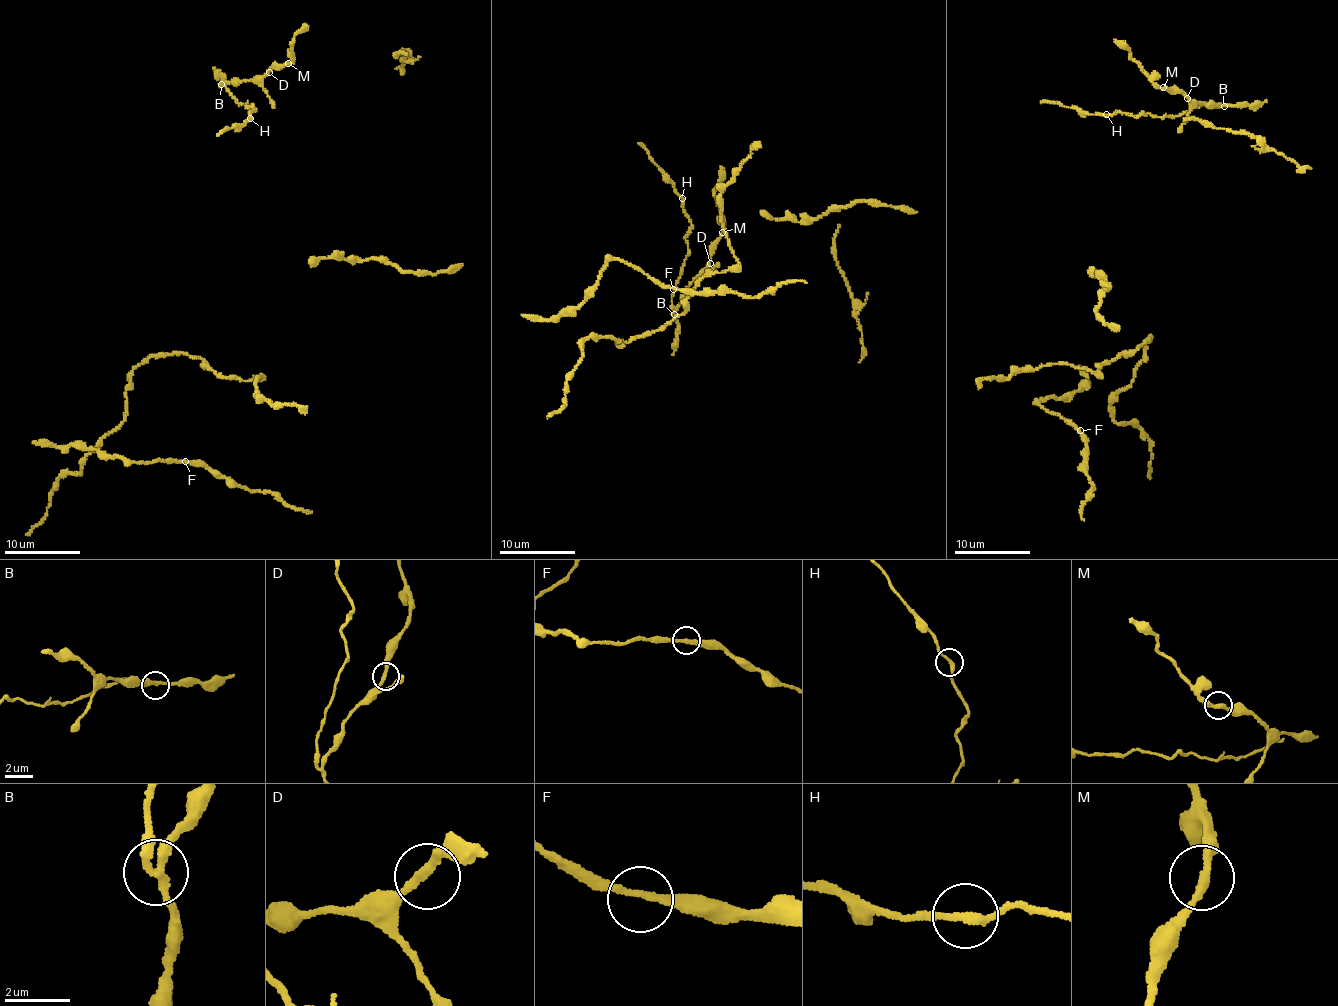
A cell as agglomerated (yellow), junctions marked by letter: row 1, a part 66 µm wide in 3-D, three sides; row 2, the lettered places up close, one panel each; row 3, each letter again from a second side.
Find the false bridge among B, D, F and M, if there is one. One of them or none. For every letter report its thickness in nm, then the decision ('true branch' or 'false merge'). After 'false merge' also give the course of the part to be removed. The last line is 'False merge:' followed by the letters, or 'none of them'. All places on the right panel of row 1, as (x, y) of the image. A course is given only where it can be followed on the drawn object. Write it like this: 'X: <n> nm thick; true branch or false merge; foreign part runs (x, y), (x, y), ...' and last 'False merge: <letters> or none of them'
B: 240 nm thick; false merge; foreign part runs (1223, 106), (1204, 103), (1178, 116), (1164, 117), (1118, 112), (1088, 115), (1062, 104), (1040, 103)
D: 240 nm thick; true branch
F: 240 nm thick; true branch
M: 260 nm thick; true branch
False merge: B

